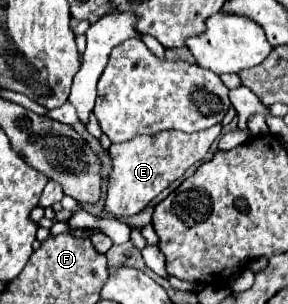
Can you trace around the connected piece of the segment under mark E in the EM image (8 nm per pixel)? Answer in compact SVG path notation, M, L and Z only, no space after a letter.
M216 124L208 130L186 134L186 132L160 132L152 136L136 136L122 144L112 144L108 148L112 156L112 170L108 174L108 190L104 210L114 218L134 216L144 210L164 188L168 188L176 178L180 178L192 164L200 162L212 142L222 132L222 126Z

